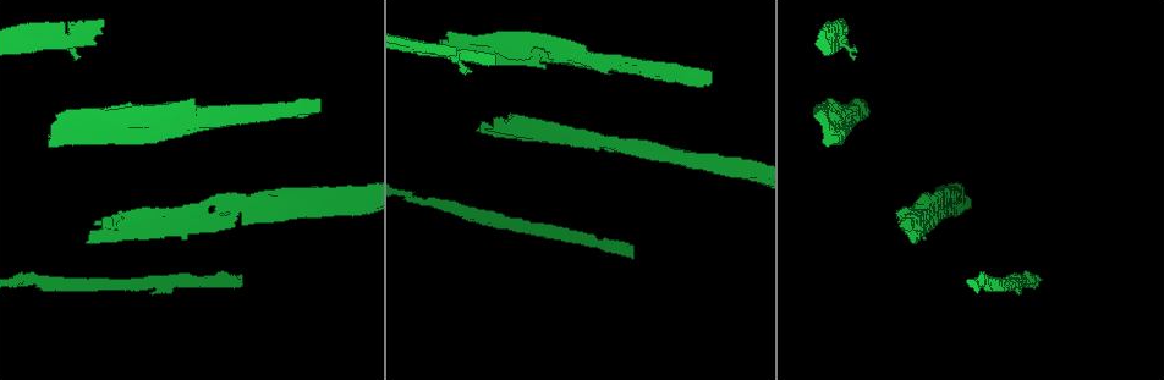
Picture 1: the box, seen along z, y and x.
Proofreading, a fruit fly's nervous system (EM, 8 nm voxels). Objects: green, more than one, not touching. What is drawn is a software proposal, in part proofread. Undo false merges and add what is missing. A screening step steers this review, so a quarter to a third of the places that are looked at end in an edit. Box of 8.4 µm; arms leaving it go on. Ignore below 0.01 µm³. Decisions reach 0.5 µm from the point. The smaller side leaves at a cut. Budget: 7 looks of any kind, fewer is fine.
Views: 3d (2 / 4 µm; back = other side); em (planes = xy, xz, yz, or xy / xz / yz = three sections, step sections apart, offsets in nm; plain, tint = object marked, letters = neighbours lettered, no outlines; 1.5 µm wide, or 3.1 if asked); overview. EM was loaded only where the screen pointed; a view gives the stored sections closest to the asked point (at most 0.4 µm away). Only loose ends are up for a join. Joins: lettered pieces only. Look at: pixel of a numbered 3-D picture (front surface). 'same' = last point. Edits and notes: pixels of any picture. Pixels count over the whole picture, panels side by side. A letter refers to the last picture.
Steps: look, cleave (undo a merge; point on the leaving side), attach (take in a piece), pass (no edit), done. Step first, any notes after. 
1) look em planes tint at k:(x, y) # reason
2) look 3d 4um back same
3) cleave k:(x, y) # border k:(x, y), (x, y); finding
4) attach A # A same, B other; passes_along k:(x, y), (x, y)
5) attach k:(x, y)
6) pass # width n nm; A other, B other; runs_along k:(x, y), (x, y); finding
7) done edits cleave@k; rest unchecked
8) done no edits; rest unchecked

look em xy step 8 tint at 1:(65, 116) # touches itself

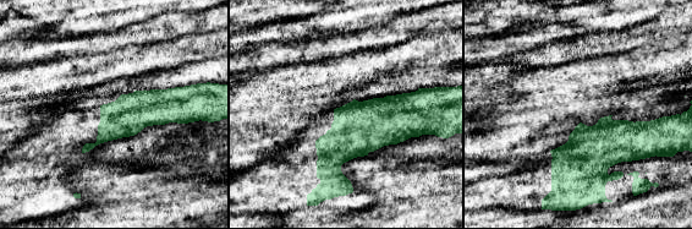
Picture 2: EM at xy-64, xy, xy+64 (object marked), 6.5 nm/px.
look em xy step 8 letters same # what lies round it

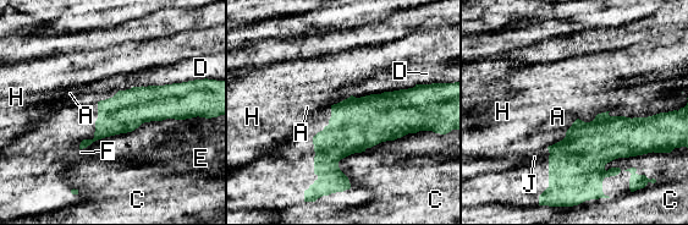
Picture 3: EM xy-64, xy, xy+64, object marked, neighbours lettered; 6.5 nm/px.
pass # longest_contact A 460 nm; A other, C other, D other, E other, F other, H other, J other; one neuron here

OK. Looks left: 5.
look em planes letters at 1:(162, 140) # free end

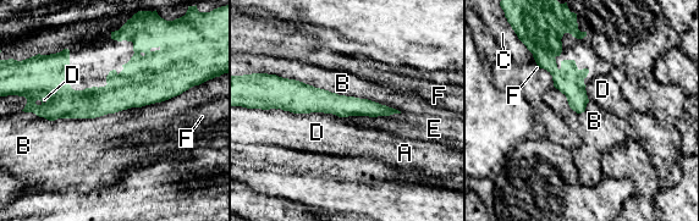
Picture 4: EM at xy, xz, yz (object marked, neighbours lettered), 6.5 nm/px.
pass # A other, B other, C other, D other, E other, F other; runs_along 4:(275, 99), (314, 99), (390, 111); none of them fits

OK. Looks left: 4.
look 3d 4um at 1:(911, 241) # branch stops here

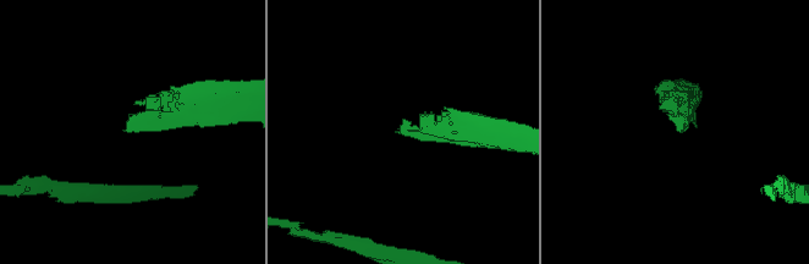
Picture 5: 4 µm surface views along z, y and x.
look em planes letters at 5:(397, 132)

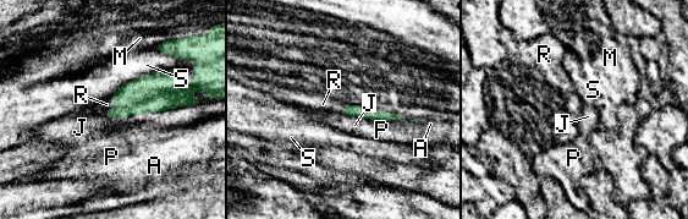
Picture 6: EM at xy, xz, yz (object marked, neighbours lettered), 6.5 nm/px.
attach R # longest_contact S 440 nm; A other, J other, M other, P other, R same, S other; the neuron continues

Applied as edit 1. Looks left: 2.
done edits attach@6; rest unchecked

